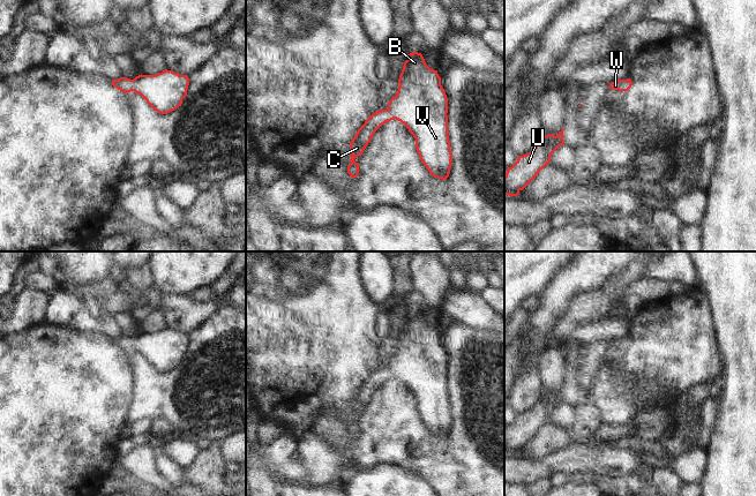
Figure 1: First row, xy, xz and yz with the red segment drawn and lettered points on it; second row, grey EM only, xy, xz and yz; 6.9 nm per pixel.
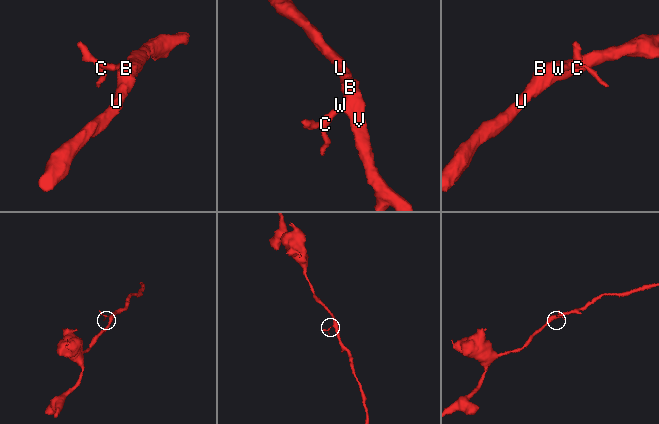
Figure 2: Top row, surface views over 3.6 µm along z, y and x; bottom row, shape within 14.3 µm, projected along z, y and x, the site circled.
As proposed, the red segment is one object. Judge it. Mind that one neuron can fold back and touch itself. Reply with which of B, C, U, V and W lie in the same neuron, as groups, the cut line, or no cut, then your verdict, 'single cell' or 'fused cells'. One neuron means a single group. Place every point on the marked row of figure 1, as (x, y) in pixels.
B C U V W; no cut; single cell

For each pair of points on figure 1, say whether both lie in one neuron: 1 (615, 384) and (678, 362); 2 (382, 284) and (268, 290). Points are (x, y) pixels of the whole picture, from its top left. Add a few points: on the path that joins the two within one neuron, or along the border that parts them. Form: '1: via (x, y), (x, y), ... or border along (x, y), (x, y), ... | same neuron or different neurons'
1: via (628, 368), (637, 362), (661, 362) | same neuron
2: border along (359, 263), (359, 277), (365, 292), (381, 306) | different neurons

